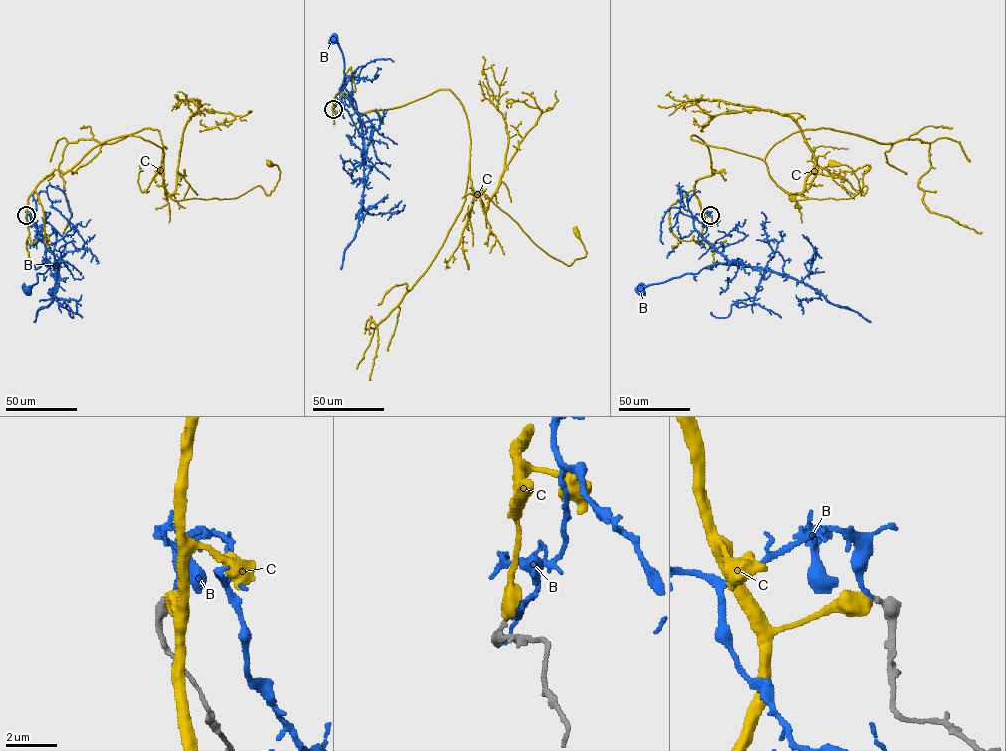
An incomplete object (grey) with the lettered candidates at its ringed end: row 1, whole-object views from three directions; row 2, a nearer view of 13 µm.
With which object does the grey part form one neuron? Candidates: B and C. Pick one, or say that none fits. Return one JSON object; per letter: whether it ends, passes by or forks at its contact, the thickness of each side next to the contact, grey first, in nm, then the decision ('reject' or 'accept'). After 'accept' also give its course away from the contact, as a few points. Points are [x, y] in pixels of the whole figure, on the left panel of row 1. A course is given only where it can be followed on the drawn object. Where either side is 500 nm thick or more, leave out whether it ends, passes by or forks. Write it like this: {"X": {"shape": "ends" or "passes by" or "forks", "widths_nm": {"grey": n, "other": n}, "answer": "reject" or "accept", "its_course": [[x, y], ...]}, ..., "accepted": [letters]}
{"B": {"shape": "ends", "widths_nm": {"grey": 360, "other": 150}, "answer": "accept", "its_course": [[26, 215], [29, 212], [34, 226], [54, 257], [54, 262], [44, 273], [37, 274], [38, 281], [28, 290]]}, "C": {"widths_nm": {"grey": 360, "other": 550}, "answer": "reject"}, "accepted": ["B"]}

